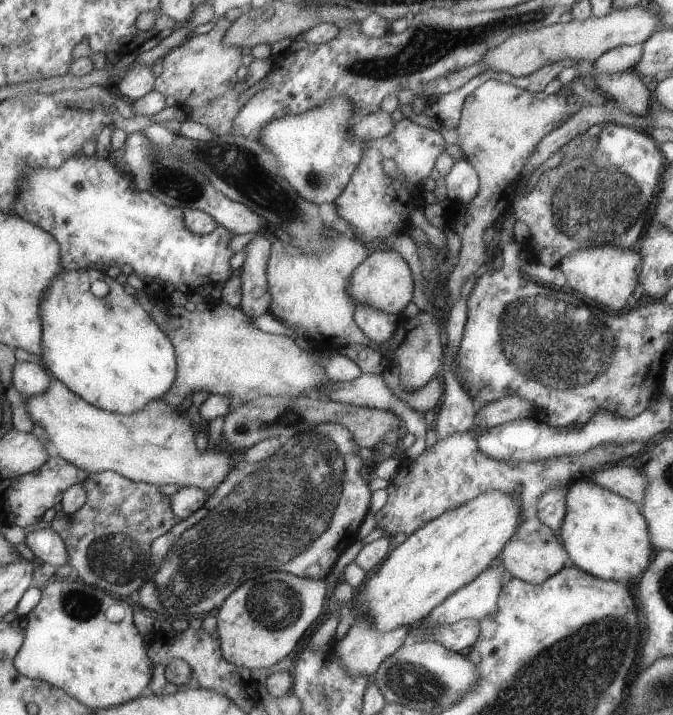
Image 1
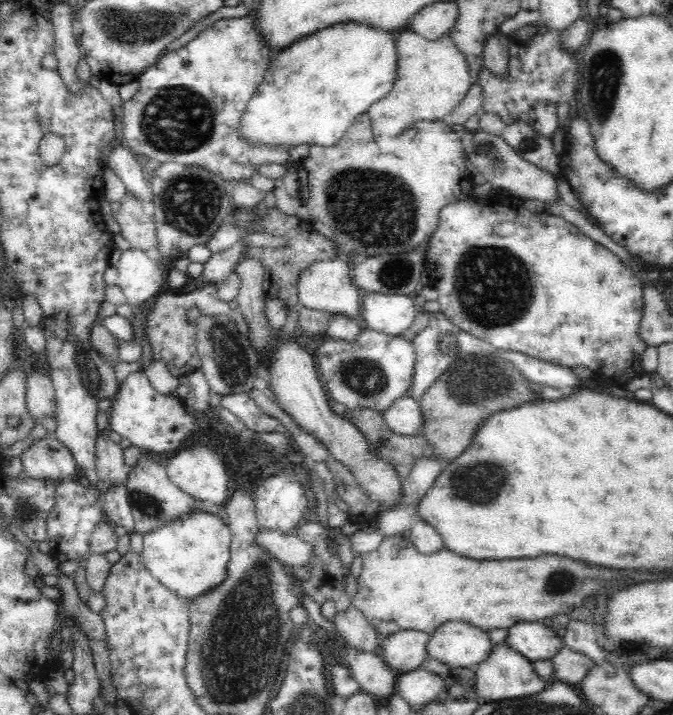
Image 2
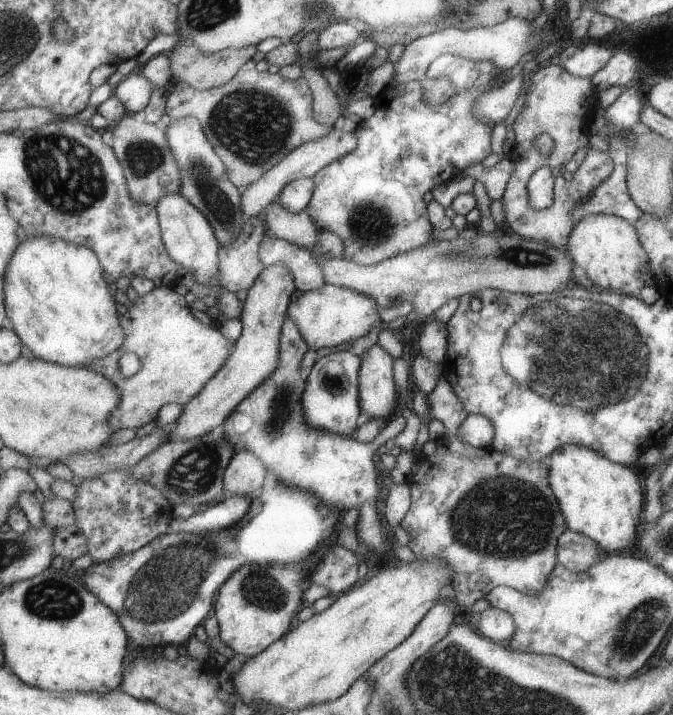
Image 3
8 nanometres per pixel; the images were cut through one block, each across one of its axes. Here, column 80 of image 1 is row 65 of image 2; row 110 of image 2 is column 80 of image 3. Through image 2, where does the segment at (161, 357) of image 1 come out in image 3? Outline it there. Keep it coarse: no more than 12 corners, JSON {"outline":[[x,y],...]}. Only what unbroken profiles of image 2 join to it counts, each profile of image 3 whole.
{"outline":[[22,235],[3,274],[35,358],[86,367],[123,342],[97,256]]}

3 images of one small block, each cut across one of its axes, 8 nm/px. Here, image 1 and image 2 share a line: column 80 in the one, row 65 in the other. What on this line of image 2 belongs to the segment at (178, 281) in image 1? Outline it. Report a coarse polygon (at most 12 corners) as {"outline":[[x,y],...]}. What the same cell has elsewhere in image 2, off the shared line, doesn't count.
{"outline":[[251,13],[162,55],[123,102],[140,159],[250,180],[239,128],[272,60]]}

